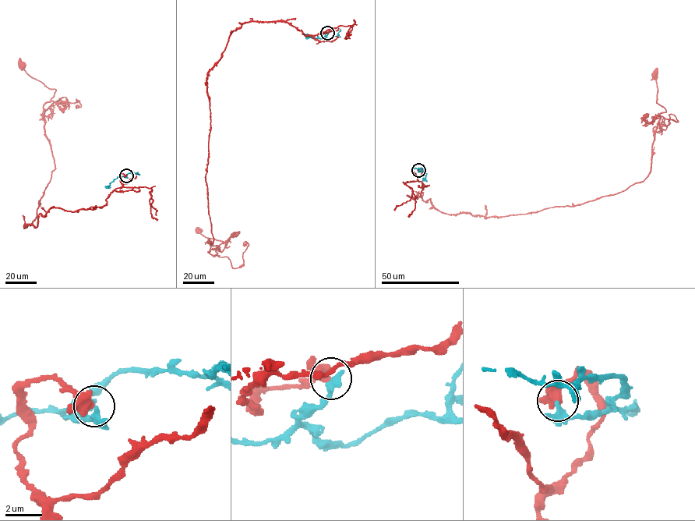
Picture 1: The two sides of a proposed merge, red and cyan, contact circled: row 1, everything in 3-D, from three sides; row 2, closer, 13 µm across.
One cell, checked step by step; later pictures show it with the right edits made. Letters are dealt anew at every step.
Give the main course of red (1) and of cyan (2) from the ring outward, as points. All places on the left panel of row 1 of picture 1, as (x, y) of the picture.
1: (126, 175), (104, 205), (51, 207), (36, 227), (24, 226), (55, 168), (43, 108), (55, 90), (20, 64)
2: (126, 175), (115, 178), (110, 187)

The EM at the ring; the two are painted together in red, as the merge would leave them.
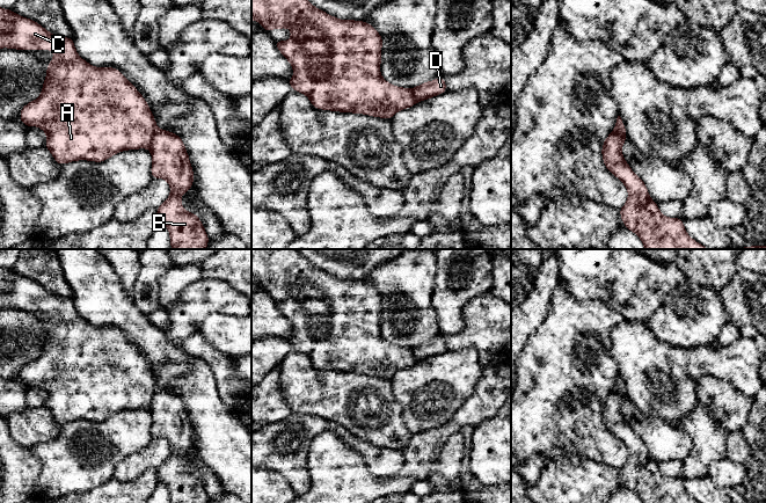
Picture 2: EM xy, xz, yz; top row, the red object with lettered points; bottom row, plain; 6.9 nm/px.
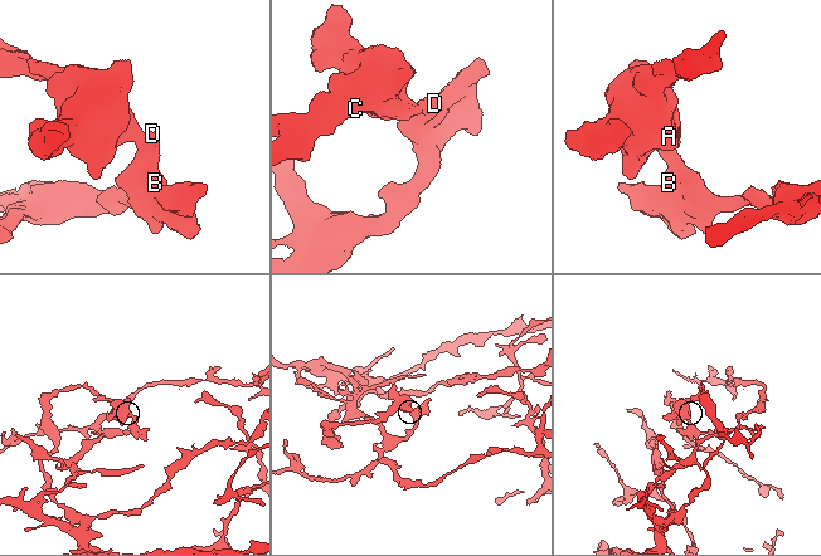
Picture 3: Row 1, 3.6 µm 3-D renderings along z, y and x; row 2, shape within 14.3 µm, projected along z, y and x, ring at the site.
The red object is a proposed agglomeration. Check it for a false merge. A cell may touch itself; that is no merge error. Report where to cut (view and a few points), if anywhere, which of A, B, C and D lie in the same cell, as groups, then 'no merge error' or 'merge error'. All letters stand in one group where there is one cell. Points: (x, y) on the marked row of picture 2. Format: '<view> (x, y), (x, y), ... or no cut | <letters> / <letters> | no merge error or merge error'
xy (158, 129), (148, 147) | A C / B D | merge error

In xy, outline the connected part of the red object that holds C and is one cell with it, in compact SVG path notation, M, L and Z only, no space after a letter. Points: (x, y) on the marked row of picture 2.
M0 7L0 49L3 48L24 51L52 50L54 52L46 68L41 95L21 109L20 119L27 127L38 126L46 133L45 147L57 163L63 166L79 160L103 162L122 151L149 148L152 138L159 130L155 118L145 97L119 70L94 67L78 54L72 37L52 35L34 20Z

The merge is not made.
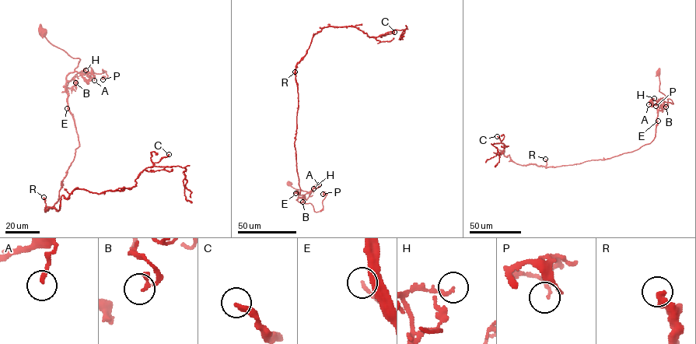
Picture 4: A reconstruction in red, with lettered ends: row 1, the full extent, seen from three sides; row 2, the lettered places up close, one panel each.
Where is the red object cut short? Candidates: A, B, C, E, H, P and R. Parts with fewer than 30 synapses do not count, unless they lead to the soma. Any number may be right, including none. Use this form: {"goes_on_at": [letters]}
{"goes_on_at": []}

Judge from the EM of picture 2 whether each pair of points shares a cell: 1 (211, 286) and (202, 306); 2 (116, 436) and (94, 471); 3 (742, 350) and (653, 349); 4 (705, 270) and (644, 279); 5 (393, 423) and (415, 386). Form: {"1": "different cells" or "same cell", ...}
{"1": "same cell", "2": "same cell", "3": "same cell", "4": "different cells", "5": "different cells"}

